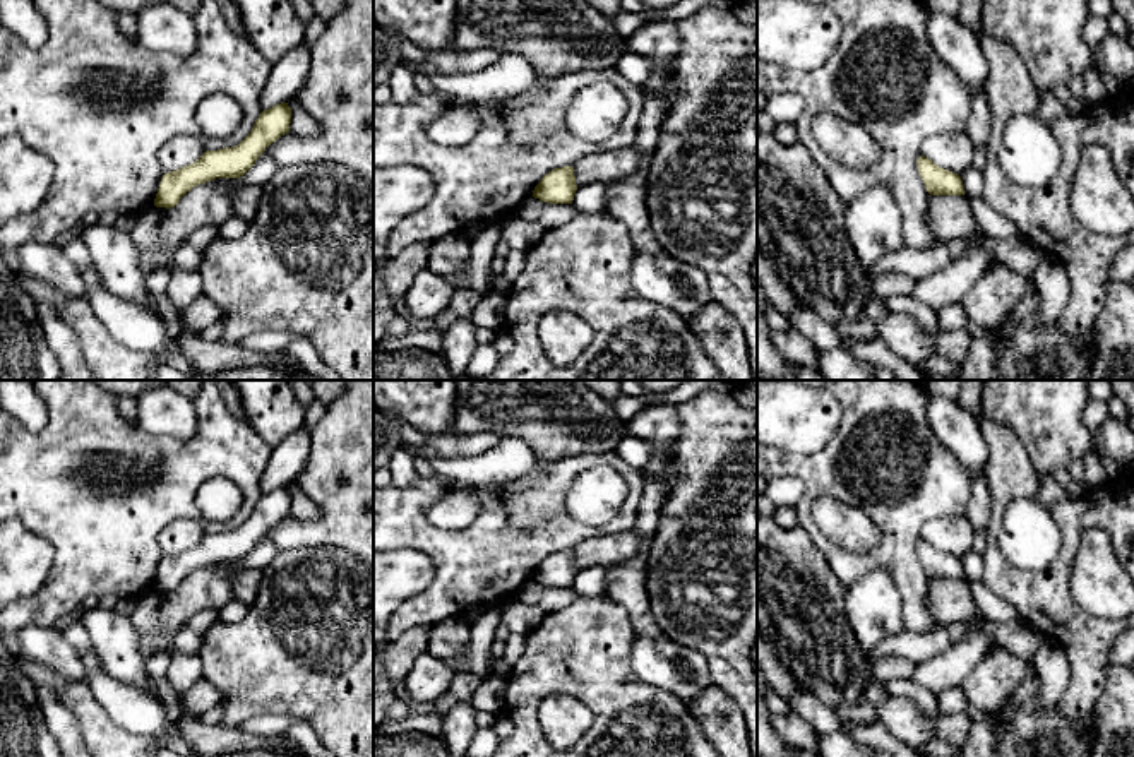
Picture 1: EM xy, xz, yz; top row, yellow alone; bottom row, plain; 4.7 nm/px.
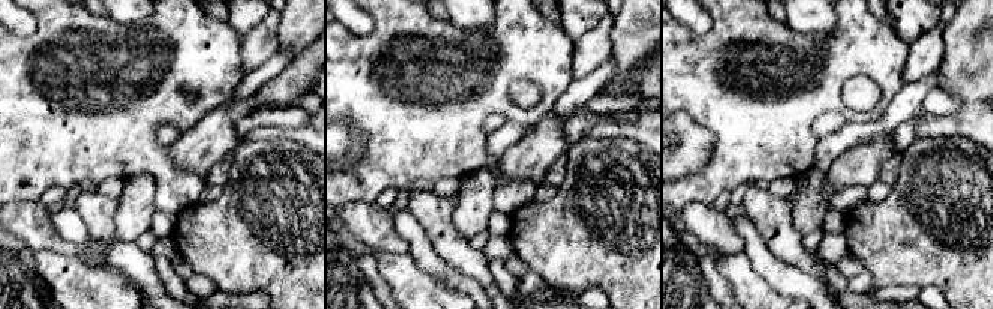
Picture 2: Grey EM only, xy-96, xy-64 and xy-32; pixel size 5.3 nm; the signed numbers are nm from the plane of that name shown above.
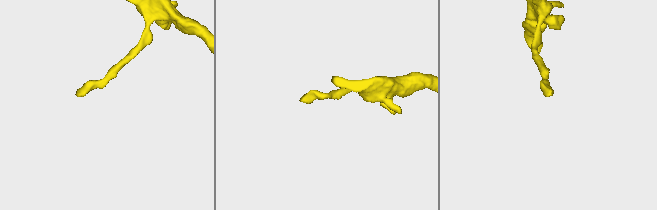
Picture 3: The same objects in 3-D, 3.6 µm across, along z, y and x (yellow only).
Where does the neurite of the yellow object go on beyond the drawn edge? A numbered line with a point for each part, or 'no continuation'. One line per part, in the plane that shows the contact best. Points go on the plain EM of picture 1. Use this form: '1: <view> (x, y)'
no continuation

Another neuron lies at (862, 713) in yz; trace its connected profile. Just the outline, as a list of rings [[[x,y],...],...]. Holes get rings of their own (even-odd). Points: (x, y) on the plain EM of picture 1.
[[[868,704],[838,706],[834,711],[841,721],[851,721],[858,724],[874,724],[879,719],[875,709]]]

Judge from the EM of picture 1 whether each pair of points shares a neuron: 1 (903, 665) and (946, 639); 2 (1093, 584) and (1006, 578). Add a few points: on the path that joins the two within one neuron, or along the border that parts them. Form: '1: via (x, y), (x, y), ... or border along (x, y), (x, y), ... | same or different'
1: border along (871, 663), (886, 655), (900, 655), (917, 663) | different
2: border along (1080, 543), (1074, 554), (1071, 596), (1093, 617) | different

